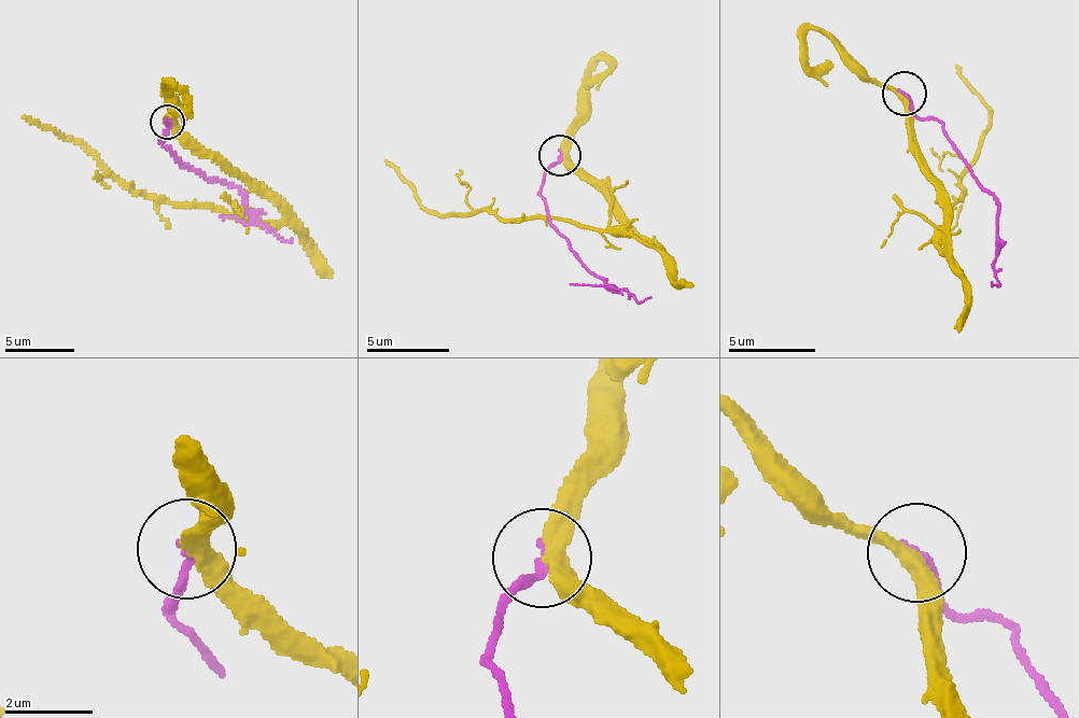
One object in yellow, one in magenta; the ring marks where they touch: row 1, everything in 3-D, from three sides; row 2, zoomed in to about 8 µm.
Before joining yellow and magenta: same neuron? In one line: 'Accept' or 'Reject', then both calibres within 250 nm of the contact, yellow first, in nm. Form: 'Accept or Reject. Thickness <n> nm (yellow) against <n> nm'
Reject. Thickness 360 nm (yellow) against 200 nm

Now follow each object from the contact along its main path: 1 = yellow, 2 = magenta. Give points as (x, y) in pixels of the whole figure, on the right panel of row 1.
1: (905, 93), (912, 155), (944, 212), (944, 250), (942, 216), (989, 115), (954, 66)
2: (906, 92), (909, 110), (942, 130), (997, 206), (994, 258), (997, 285), (991, 282)

